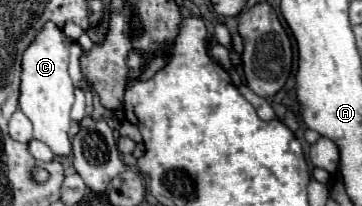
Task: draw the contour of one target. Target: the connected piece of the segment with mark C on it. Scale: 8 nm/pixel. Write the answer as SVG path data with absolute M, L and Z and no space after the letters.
M47 23L23 55L19 107L31 119L35 139L43 141L59 157L71 155L71 141L69 141L71 117L69 113L73 105L75 87L71 83L67 65L69 65L69 41L55 23Z

